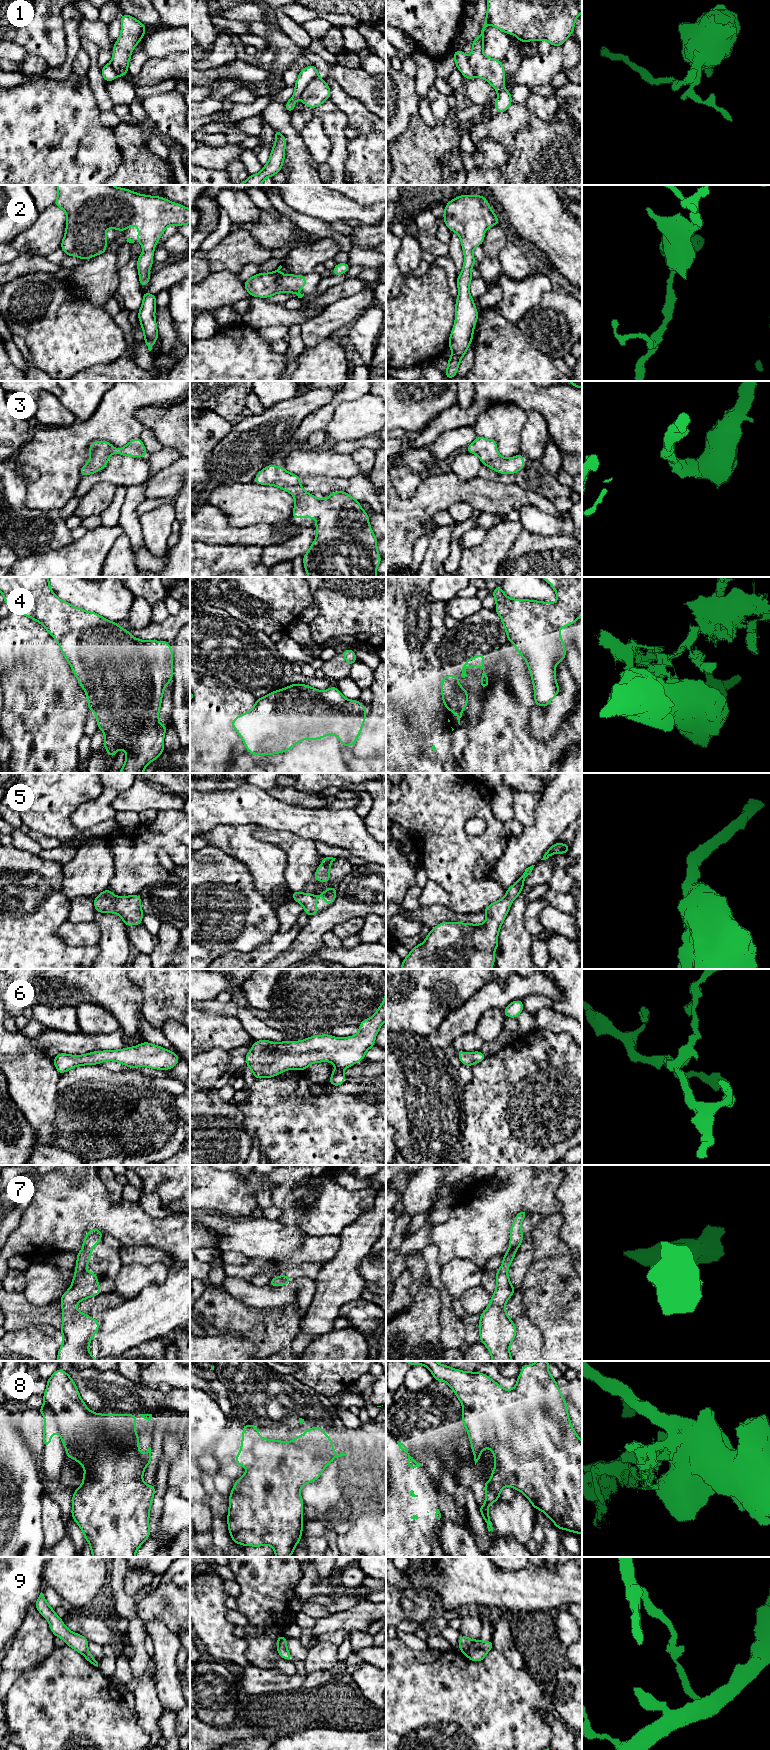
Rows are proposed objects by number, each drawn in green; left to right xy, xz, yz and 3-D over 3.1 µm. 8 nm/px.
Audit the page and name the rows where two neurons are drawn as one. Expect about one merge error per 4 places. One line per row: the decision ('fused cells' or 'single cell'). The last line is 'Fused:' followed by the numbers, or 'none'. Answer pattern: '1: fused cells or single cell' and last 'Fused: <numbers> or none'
1: fused cells
2: single cell
3: single cell
4: single cell
5: single cell
6: single cell
7: single cell
8: fused cells
9: fused cells
Fused: 1, 8, 9

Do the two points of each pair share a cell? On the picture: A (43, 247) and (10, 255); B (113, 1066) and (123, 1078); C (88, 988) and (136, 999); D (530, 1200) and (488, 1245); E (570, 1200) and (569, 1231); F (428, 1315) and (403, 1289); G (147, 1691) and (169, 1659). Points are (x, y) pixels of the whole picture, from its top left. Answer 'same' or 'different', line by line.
A: different
B: different
C: same
D: same
E: same
F: different
G: different

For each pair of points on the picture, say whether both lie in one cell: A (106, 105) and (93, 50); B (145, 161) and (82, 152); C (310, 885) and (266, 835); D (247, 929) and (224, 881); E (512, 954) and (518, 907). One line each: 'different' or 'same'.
A: same
B: different
C: same
D: same
E: same

